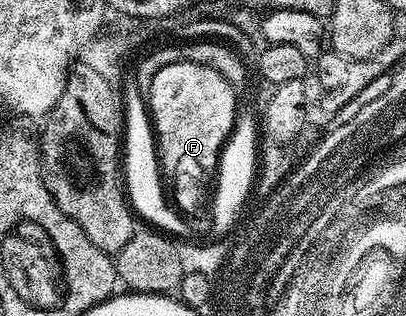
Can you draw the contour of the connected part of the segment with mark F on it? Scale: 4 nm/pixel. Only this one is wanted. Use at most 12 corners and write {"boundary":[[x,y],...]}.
{"boundary":[[175,62],[146,101],[171,201],[213,197],[237,91]]}

